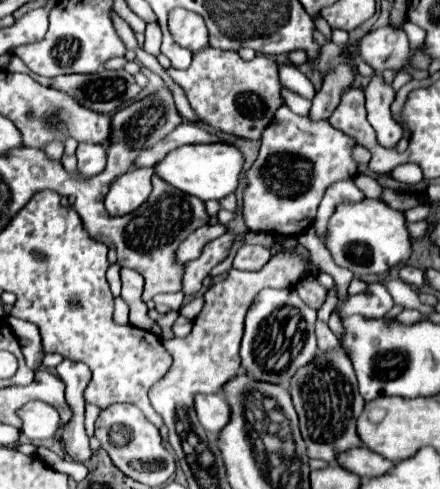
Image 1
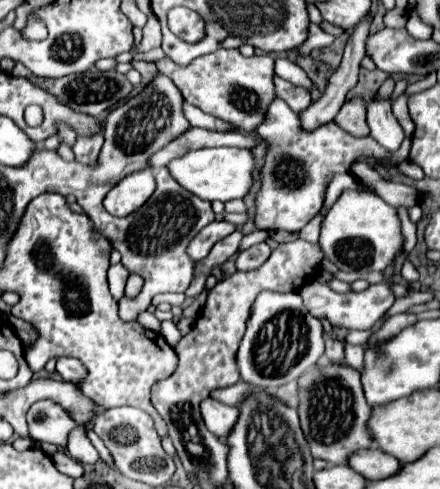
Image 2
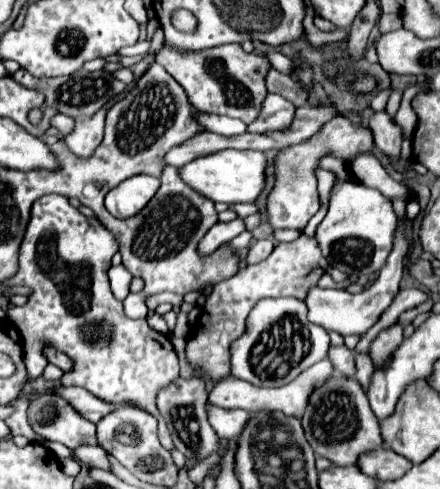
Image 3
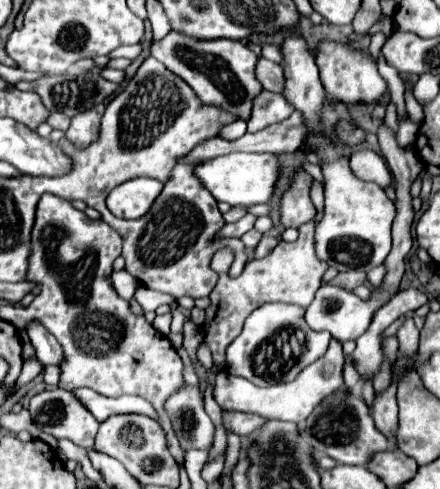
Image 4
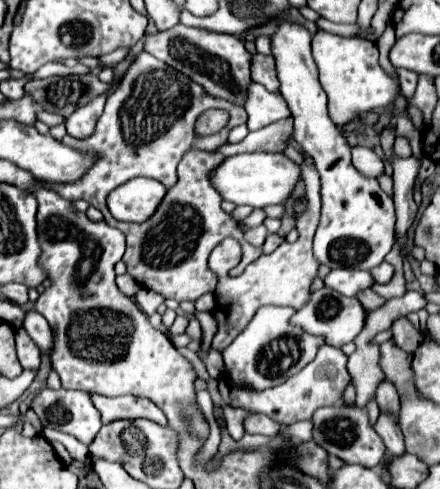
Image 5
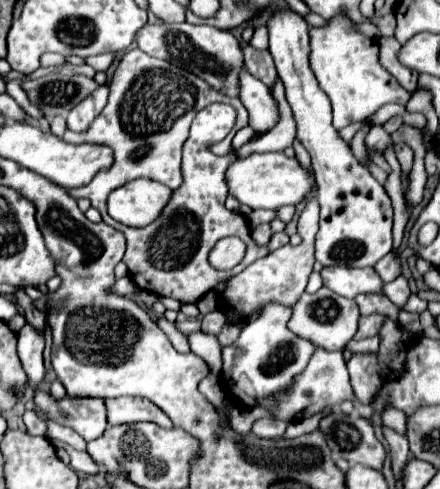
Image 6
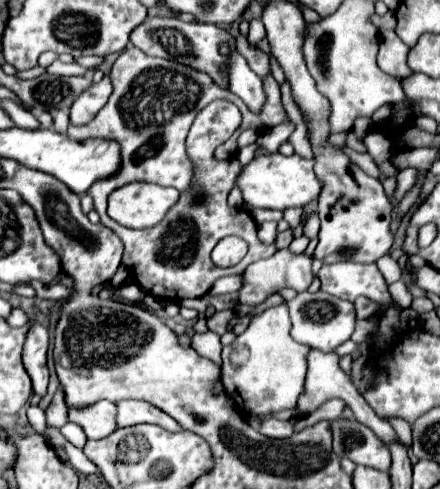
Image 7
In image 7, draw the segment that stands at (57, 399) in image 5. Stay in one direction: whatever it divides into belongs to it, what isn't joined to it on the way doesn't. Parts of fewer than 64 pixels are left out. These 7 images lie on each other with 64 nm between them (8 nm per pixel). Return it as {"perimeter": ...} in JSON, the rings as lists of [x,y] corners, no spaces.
{"perimeter":[[[100,400],[90,408],[70,408],[68,406],[68,422],[78,424],[88,440],[100,440],[116,430],[116,406],[108,400]]]}

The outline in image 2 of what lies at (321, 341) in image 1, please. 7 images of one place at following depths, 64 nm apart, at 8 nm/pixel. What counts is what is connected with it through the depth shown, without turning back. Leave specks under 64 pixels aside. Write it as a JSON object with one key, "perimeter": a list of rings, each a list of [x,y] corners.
{"perimeter":[[[324,332],[324,342],[326,342],[326,356],[332,360],[332,362],[344,362],[344,350],[342,350],[342,344],[334,338],[328,336],[328,332]]]}

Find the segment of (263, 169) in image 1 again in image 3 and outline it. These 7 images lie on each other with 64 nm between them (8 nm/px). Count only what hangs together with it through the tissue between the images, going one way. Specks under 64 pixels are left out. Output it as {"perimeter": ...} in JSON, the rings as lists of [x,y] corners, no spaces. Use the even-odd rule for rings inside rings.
{"perimeter":[[[268,94],[262,104],[260,116],[248,126],[248,130],[262,132],[262,134],[270,130],[284,130],[288,128],[288,124],[292,124],[294,110],[296,108],[286,98],[278,94]],[[334,116],[330,122],[326,122],[312,140],[306,140],[304,144],[296,144],[294,148],[282,148],[274,160],[274,188],[268,194],[266,200],[266,214],[272,228],[292,228],[302,230],[308,220],[318,212],[318,180],[316,180],[316,168],[318,162],[324,156],[340,158],[348,162],[350,158],[366,152],[374,152],[376,144],[372,138],[372,132],[368,128],[352,126],[344,116]]]}

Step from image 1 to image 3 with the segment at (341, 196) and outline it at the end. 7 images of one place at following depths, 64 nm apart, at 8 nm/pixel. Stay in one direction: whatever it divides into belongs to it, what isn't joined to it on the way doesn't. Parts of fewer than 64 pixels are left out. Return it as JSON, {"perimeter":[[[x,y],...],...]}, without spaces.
{"perimeter":[[[330,156],[322,158],[319,162],[319,167],[323,167],[326,170],[334,172],[340,180],[348,180],[350,176],[348,176],[348,171],[346,170],[346,164],[344,161],[336,158],[332,158]]]}

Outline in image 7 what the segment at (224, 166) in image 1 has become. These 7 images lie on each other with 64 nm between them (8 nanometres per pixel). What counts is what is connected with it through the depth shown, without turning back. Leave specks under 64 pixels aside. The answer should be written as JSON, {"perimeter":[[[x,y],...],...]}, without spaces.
{"perimeter":[[[260,154],[250,164],[242,166],[236,176],[236,186],[242,192],[242,198],[252,208],[272,208],[286,210],[290,206],[306,206],[316,200],[320,194],[320,182],[312,170],[314,160],[304,160],[298,154]]]}

